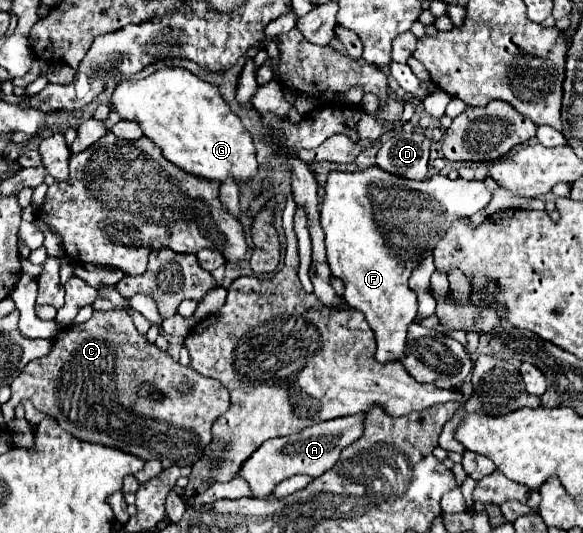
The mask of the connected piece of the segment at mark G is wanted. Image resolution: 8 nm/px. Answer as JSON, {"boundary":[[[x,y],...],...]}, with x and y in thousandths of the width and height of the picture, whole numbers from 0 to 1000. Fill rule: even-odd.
{"boundary":[[[278,126],[278,129],[264,133],[261,141],[237,148],[237,152],[209,148],[192,174],[189,205],[199,208],[206,216],[206,223],[237,227],[247,253],[278,280],[278,291],[326,328],[377,340],[377,343],[384,343],[391,336],[391,328],[398,328],[405,347],[412,347],[412,351],[429,343],[432,332],[443,328],[443,302],[439,302],[439,280],[436,280],[432,253],[415,235],[412,220],[405,212],[398,212],[398,205],[381,186],[374,167],[367,159],[346,152],[322,129]]]}

